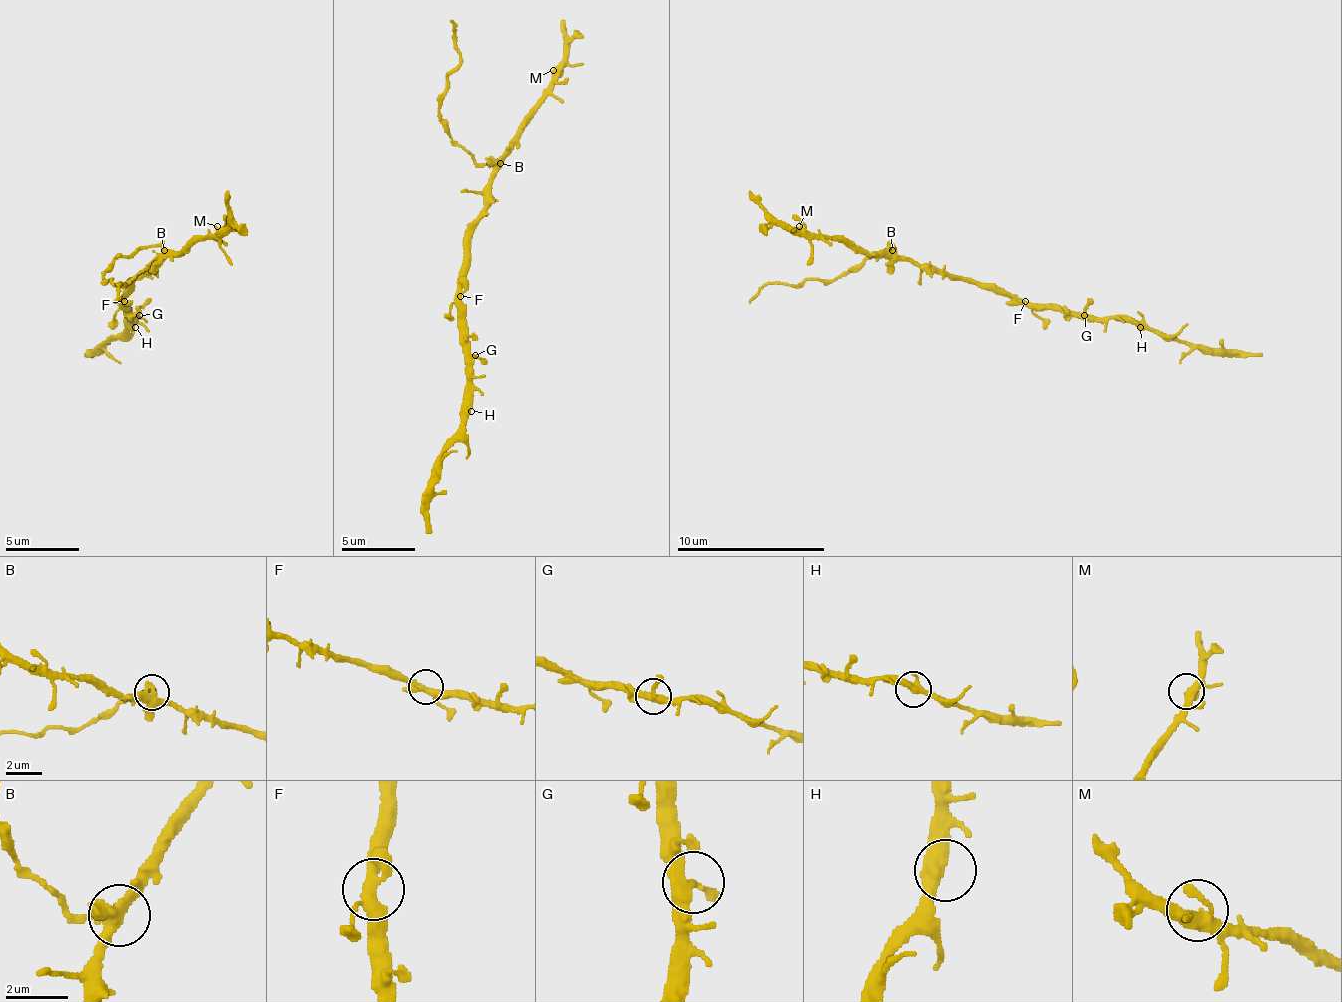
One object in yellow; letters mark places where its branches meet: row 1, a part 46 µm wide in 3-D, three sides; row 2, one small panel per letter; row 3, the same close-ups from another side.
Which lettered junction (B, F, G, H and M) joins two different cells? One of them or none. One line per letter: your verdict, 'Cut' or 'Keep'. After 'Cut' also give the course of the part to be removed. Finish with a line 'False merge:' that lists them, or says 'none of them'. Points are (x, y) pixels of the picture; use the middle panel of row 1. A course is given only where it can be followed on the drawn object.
B: Cut. Course of the part to remove: (501, 162), (478, 162), (438, 110), (445, 77), (460, 62), (449, 21)
F: Keep
G: Keep
H: Keep
M: Keep
False merge: B

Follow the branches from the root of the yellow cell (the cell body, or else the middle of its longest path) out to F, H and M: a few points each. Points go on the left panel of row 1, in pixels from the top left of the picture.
F: (131, 289), (124, 301)
H: (131, 289), (124, 297), (124, 304), (131, 312), (131, 323), (135, 327)
M: (131, 289), (157, 260), (165, 260), (179, 249), (187, 249), (198, 238), (209, 238), (217, 226)

